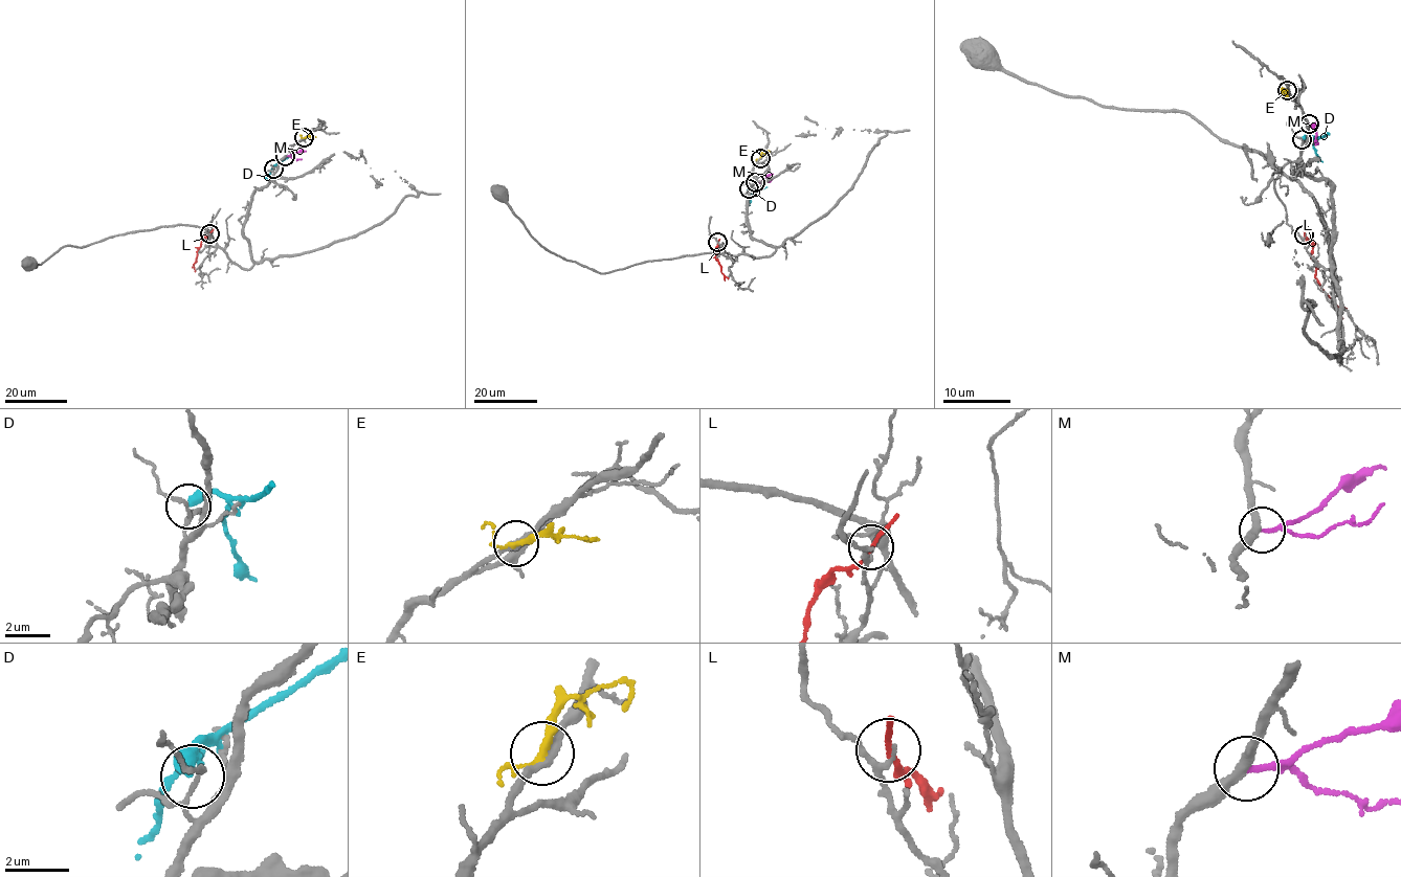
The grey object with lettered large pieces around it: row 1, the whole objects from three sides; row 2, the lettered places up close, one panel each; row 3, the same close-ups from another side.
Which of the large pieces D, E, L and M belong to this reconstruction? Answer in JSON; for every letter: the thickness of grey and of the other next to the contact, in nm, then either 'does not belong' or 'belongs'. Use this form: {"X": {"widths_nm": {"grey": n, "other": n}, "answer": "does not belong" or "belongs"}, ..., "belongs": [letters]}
{"D": {"widths_nm": {"grey": 110, "other": 300}, "answer": "does not belong"}, "E": {"widths_nm": {"grey": 240, "other": 190}, "answer": "does not belong"}, "L": {"widths_nm": {"grey": 110, "other": 140}, "answer": "does not belong"}, "M": {"widths_nm": {"grey": 280, "other": 130}, "answer": "belongs"}, "belongs": ["M"]}

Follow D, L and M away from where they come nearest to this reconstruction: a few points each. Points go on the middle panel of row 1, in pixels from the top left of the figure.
D: (749, 189), (753, 193), (766, 186)
L: (717, 242), (716, 257), (721, 272), (728, 278)
M: (755, 182), (773, 174)

